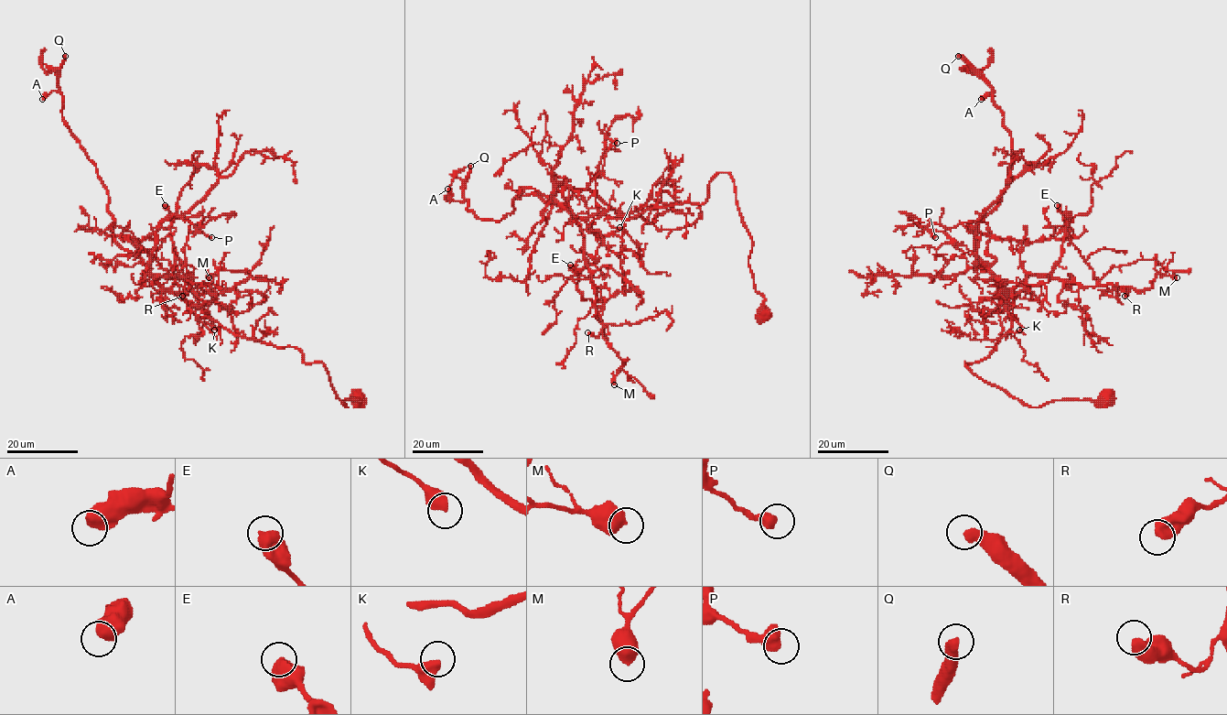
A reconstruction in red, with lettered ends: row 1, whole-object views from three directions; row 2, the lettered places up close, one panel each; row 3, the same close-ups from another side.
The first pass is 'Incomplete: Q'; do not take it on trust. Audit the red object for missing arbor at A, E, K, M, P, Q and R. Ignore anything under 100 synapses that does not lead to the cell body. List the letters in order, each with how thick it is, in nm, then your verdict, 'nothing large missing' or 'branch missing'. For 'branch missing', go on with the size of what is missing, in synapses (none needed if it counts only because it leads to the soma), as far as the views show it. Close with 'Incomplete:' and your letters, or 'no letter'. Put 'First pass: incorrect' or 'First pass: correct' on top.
First pass: correct
A: 650 nm thick; nothing large missing
E: 700 nm thick; nothing large missing
K: 360 nm thick; nothing large missing
M: 650 nm thick; nothing large missing
P: 600 nm thick; nothing large missing
Q: 440 nm thick; branch missing; about 140 synapses
R: 550 nm thick; nothing large missing
Incomplete: Q

